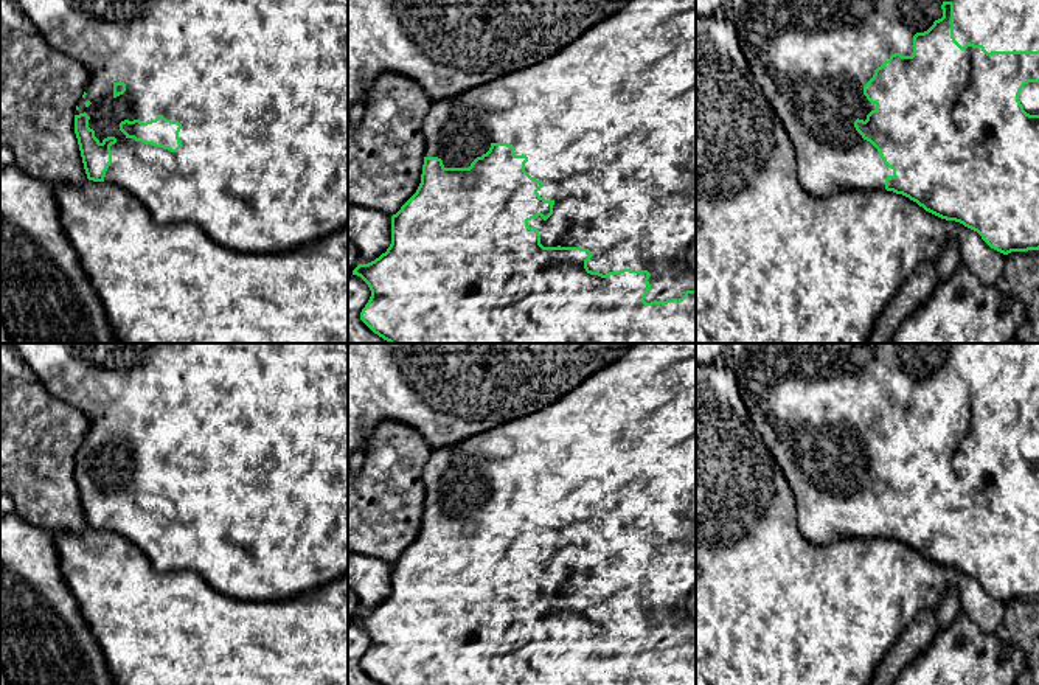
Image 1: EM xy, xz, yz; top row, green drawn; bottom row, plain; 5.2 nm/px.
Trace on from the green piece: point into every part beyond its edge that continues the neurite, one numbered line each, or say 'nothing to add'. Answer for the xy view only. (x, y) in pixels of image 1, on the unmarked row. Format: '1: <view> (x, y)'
1: xy (106, 379)

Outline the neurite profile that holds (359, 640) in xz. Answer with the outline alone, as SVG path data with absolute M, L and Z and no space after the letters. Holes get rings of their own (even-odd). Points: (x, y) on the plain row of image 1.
M348 623L348 685L379 685L360 668L370 645L368 632L357 623Z

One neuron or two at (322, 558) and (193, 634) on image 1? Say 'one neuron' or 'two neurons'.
two neurons

